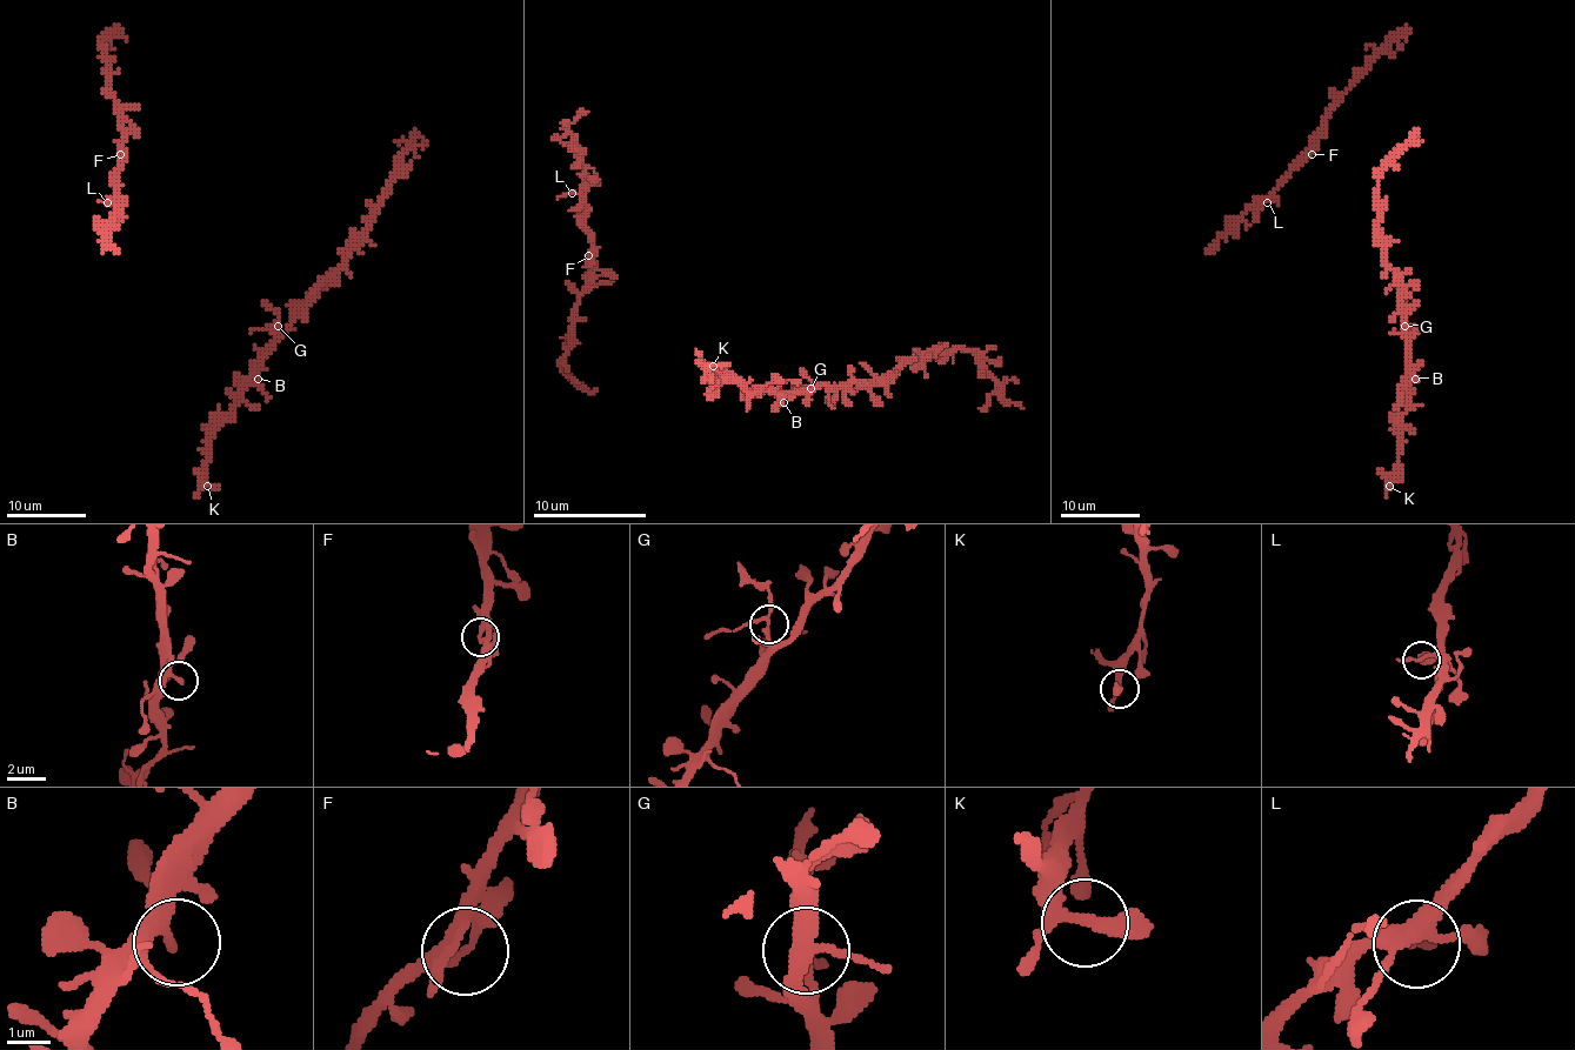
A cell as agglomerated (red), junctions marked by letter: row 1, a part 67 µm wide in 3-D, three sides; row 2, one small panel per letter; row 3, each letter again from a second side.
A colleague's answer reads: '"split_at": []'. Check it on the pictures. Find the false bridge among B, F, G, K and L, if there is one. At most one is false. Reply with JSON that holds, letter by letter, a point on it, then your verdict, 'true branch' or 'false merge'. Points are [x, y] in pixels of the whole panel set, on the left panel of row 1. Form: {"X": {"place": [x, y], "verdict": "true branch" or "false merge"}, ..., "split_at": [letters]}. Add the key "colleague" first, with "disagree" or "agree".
{"colleague": "disagree", "B": {"place": [258, 379], "verdict": "true branch"}, "F": {"place": [120, 154], "verdict": "true branch"}, "G": {"place": [278, 326], "verdict": "false merge"}, "K": {"place": [207, 486], "verdict": "true branch"}, "L": {"place": [107, 202], "verdict": "true branch"}, "split_at": ["G"]}

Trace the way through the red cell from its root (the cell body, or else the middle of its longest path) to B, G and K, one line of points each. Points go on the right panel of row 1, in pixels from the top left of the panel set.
B: (1403, 302), (1407, 356), (1415, 379)
G: (1403, 302), (1406, 326)
K: (1403, 302), (1409, 408), (1399, 422), (1401, 448), (1389, 486)

